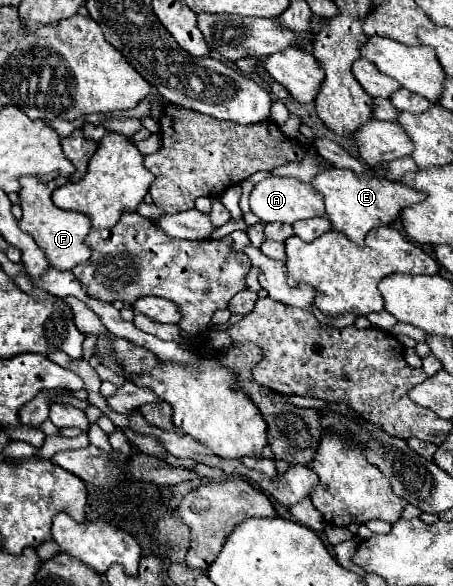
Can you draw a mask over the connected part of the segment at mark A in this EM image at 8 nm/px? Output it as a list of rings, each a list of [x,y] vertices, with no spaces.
[[[265,178],[259,182],[253,192],[251,192],[251,212],[259,216],[261,222],[283,222],[283,224],[293,224],[297,220],[305,218],[315,218],[325,214],[323,198],[317,190],[313,190],[311,184],[299,182],[295,178]]]

